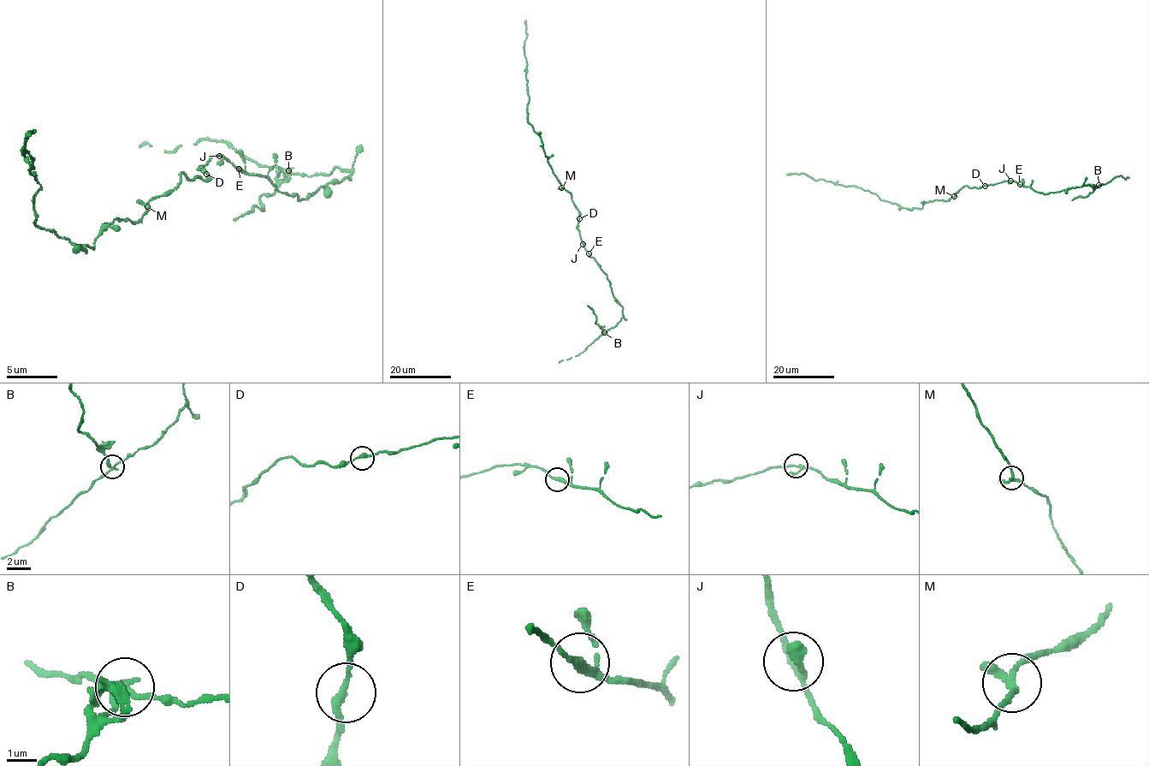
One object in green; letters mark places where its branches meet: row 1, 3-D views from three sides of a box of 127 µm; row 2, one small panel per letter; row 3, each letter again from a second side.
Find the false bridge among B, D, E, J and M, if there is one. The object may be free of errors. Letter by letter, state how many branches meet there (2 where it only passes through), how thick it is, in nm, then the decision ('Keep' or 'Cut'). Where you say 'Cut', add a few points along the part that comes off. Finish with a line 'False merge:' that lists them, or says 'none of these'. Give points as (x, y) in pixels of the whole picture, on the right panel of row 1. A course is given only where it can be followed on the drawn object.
B: Branches: 3. Thickness 220 nm. Cut. Course of the part to remove: (1099, 185), (1086, 197), (1078, 196), (1072, 199)
D: Branches: 2. Thickness 240 nm. Keep
E: Branches: 2. Thickness 280 nm. Keep
J: Branches: 3. Thickness 170 nm. Keep
M: Branches: 3. Thickness 200 nm. Keep
False merge: B

